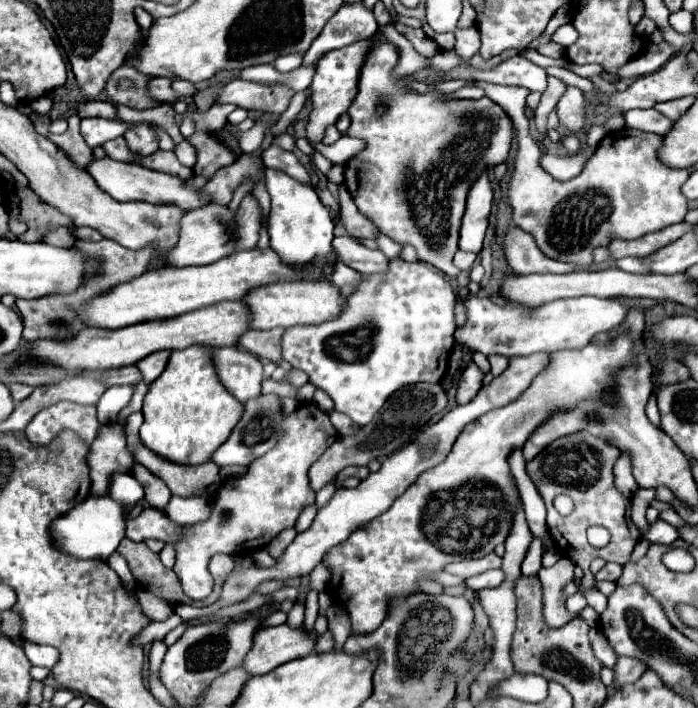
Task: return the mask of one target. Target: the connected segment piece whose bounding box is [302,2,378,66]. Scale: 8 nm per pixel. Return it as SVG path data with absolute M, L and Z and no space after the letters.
M364 2L342 4L342 8L326 22L326 28L304 54L302 66L314 66L326 52L344 48L364 38L372 38L376 32L376 18L370 8L364 8Z

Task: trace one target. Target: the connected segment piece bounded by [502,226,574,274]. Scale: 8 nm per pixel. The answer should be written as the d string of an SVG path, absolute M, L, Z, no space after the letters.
M518 226L506 230L502 246L504 246L508 266L518 274L524 274L520 270L540 272L540 274L546 274L546 272L566 274L566 272L574 270L572 264L564 264L564 262L544 256L540 252L540 248L536 246L536 242L532 240L532 236L528 236L528 232L520 230Z

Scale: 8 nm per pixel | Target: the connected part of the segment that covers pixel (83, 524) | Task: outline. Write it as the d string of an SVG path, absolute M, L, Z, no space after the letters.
M88 496L84 502L74 506L68 514L60 516L52 524L52 536L60 550L76 558L100 558L106 560L120 544L126 534L126 504L112 500L110 496Z

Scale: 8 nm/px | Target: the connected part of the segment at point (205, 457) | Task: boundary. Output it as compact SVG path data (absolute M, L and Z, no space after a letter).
M198 344L174 350L166 370L148 388L142 408L144 424L140 428L140 440L162 458L178 464L208 462L212 452L228 440L244 412L244 404L226 392L224 384L220 384L212 352L212 346Z

